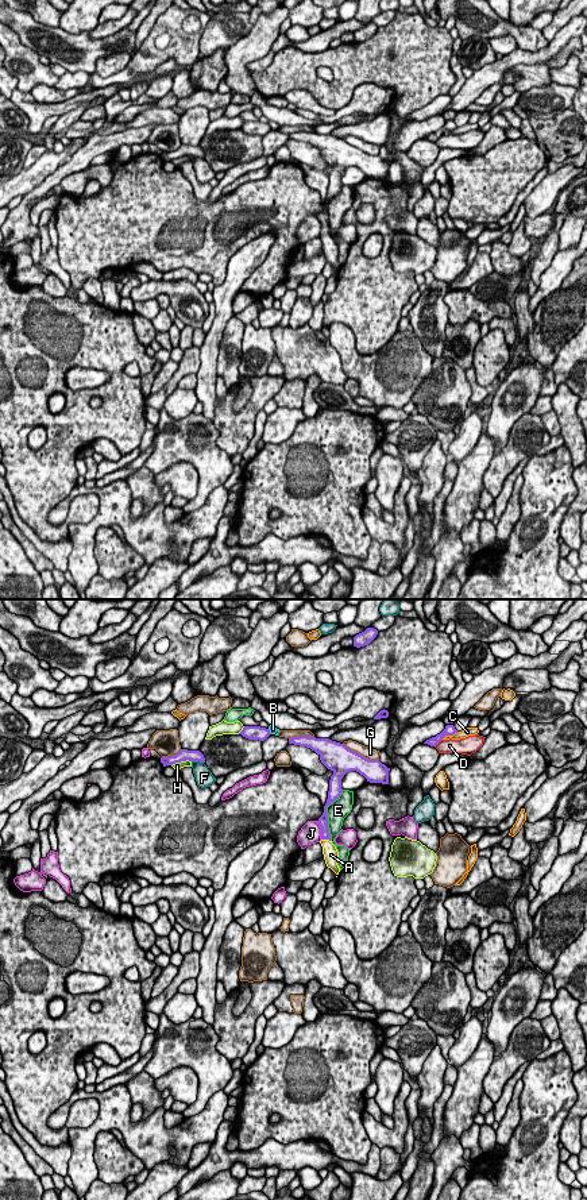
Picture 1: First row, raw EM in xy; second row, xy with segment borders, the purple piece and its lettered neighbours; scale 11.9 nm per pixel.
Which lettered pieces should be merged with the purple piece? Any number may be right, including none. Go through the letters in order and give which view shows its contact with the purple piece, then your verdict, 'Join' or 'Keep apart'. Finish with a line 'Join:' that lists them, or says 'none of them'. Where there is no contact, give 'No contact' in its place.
A: Touches purple in xy. Join
B: Touches purple in xy. Keep apart
C: Touches purple in xy. Keep apart
D: Touches purple in xy. Keep apart
E: Touches purple in xy. Keep apart
F: Touches purple in xy. Keep apart
G: Touches purple in xy. Keep apart
H: Touches purple in xy. Keep apart
J: Touches purple in xy. Keep apart
Join: A

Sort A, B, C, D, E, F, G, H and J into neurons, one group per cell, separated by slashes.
A / B D / C / E / F / G / H / J

